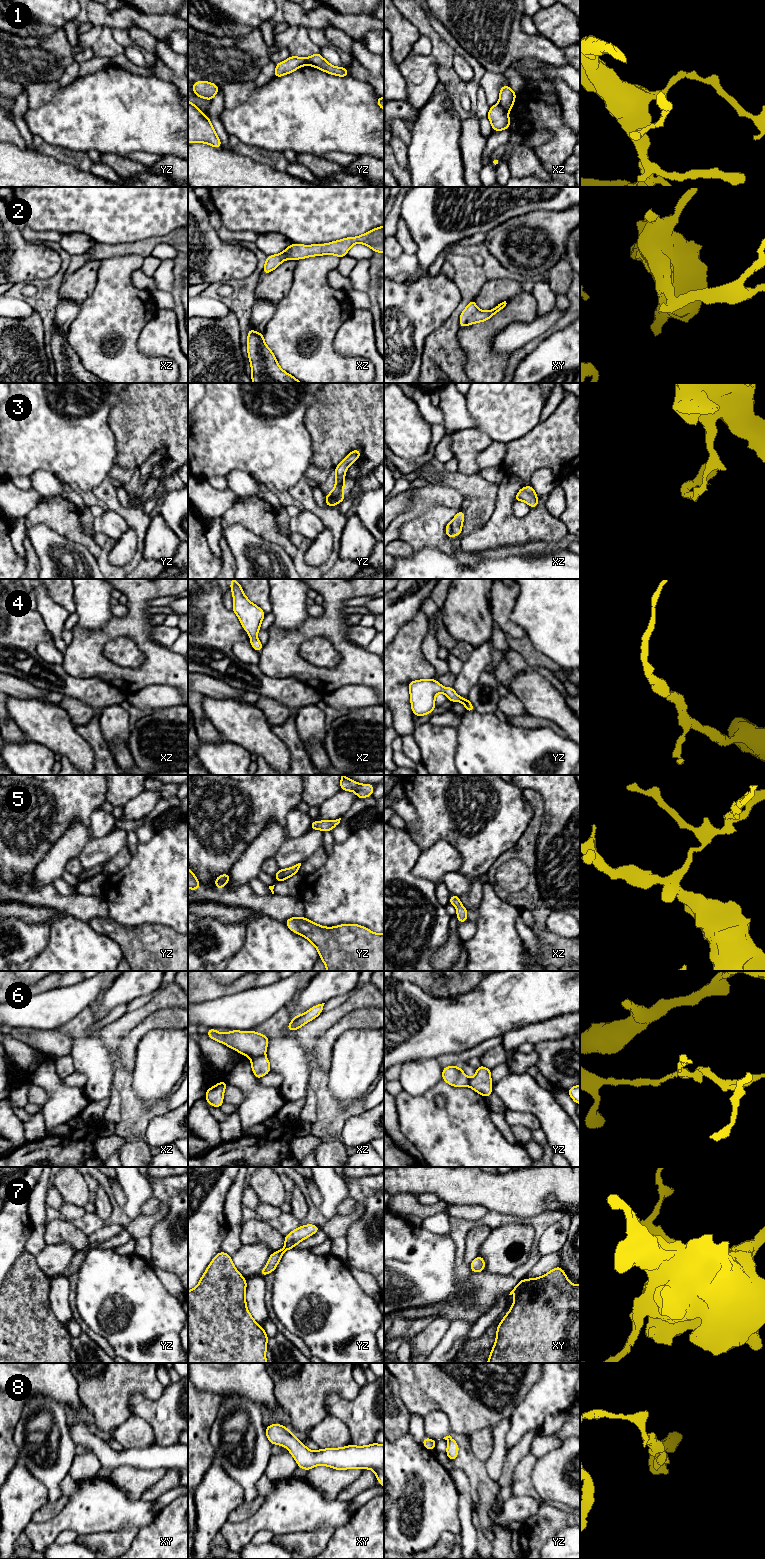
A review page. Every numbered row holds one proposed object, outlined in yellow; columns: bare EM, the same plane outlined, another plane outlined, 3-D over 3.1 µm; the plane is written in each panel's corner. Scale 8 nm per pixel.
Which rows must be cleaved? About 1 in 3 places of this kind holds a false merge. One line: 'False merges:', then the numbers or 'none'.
False merges: 1, 3, 6

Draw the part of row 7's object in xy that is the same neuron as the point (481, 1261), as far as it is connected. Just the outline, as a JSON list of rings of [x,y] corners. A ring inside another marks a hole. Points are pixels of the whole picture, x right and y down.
[[[481,1255],[478,1256],[469,1264],[473,1273],[479,1273],[485,1269],[485,1261]]]

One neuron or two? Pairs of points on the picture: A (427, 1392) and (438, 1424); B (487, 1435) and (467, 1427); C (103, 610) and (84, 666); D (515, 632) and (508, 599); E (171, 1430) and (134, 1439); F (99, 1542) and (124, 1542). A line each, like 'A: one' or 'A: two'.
A: two
B: two
C: two
D: one
E: two
F: one

